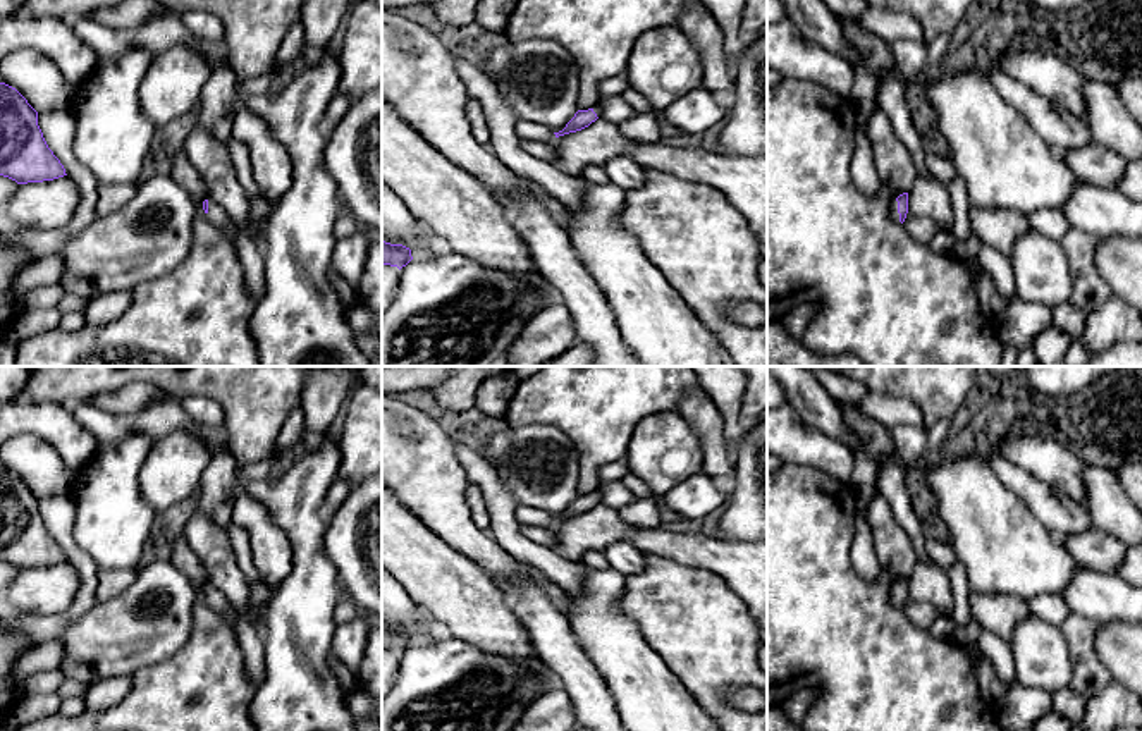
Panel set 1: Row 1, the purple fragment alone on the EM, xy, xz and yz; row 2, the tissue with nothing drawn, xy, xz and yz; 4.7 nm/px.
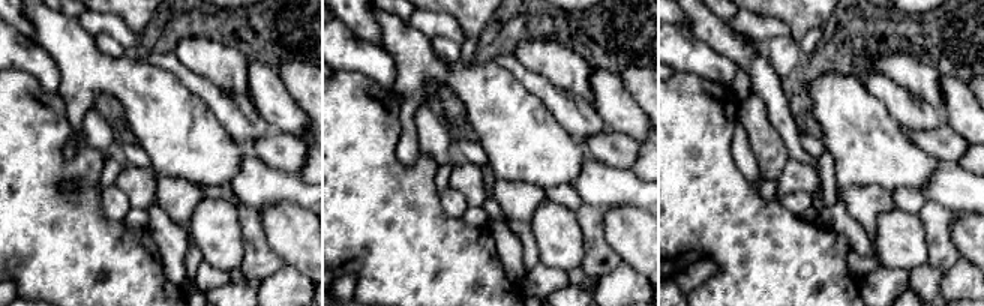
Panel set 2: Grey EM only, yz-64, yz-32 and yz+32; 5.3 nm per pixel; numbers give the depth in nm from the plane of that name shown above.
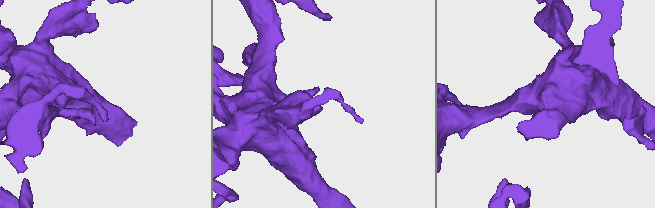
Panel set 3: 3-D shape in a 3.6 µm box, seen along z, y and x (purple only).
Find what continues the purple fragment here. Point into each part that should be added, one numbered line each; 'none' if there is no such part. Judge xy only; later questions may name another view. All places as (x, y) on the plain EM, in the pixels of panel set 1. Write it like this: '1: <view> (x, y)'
1: xy (217, 601)

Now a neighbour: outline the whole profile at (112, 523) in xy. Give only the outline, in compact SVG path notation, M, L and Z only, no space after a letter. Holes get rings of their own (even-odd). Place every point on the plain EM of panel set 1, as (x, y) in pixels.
M131 433L115 444L98 445L91 459L76 471L69 495L76 504L74 538L100 569L139 569L155 519L153 509L139 494L139 471L150 449L148 435Z

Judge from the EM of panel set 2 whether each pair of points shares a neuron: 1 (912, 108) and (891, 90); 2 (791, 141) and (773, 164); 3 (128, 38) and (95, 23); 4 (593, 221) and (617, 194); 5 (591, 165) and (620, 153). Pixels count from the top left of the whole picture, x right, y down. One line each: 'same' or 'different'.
1: same
2: different
3: same
4: different
5: different

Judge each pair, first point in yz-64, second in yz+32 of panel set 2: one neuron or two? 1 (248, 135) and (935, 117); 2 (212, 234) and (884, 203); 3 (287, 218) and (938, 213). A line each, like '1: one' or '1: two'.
1: one
2: two
3: two

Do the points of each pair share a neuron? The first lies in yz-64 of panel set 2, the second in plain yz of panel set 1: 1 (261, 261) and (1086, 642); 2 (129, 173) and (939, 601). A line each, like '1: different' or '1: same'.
1: same
2: same

